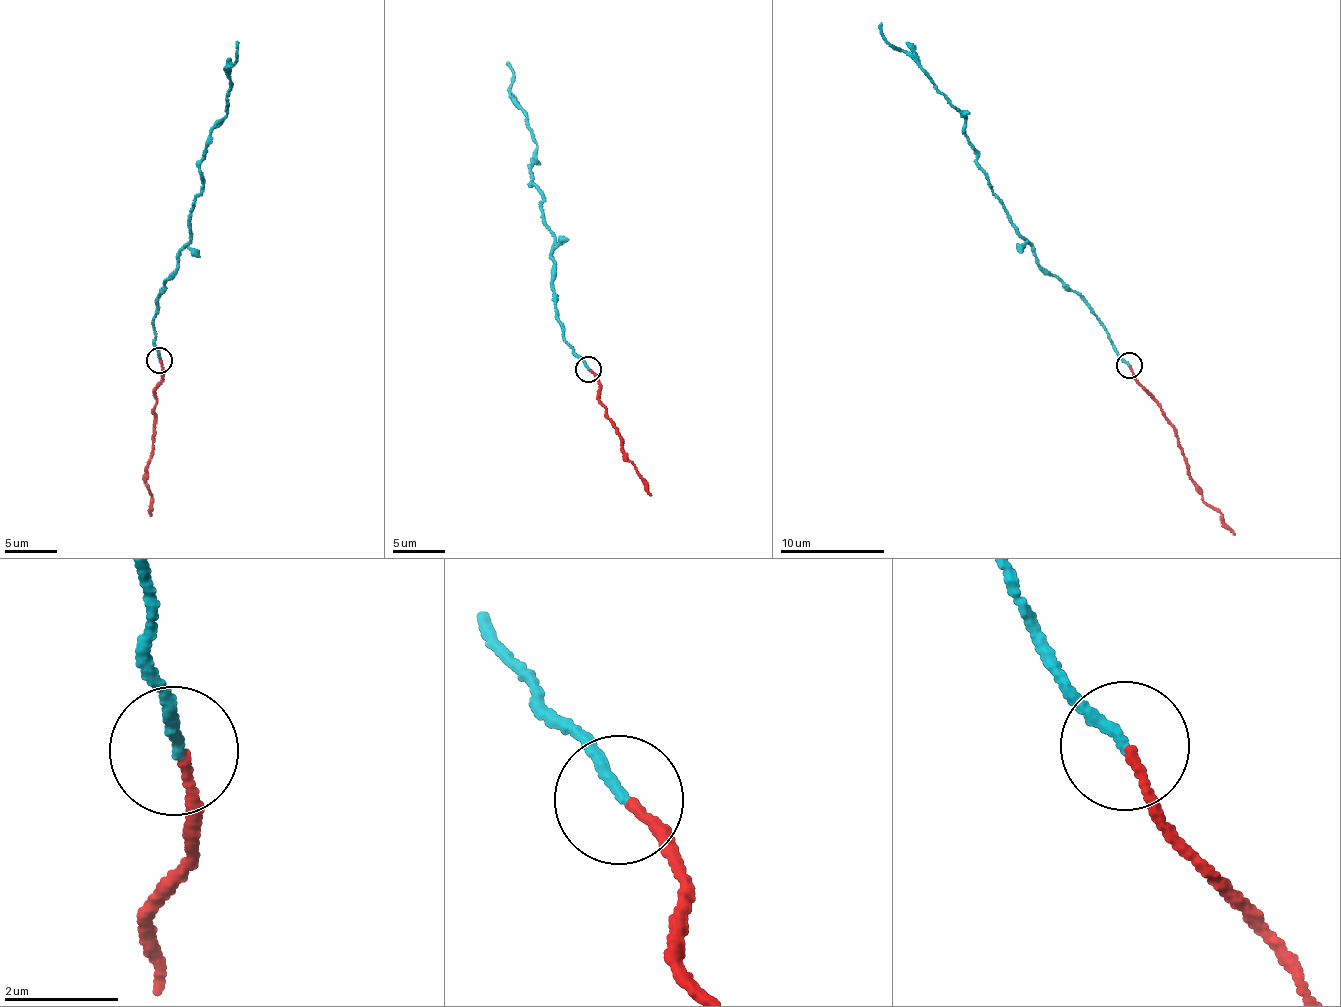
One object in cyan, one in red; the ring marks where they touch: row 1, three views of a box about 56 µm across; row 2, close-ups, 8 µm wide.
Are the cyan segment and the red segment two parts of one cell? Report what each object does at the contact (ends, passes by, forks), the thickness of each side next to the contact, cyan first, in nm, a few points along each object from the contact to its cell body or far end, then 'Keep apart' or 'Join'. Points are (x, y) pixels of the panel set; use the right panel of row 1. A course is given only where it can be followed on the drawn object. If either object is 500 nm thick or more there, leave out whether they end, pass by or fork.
At the ring cyan ends. At the ring red ends. Thickness 200 nm (cyan) against 150 nm. Course of cyan: (1129, 366), (1088, 304), (1037, 263), (976, 160), (965, 118), (922, 69), (883, 36), (880, 23). Course of red: (1130, 366), (1133, 377), (1158, 404), (1174, 430), (1187, 473), (1201, 498), (1219, 512), (1235, 535). Join

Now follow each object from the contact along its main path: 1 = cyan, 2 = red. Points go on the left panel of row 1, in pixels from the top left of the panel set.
1: (158, 361), (156, 304), (190, 239), (199, 160), (210, 128), (227, 114), (235, 42)
2: (161, 361), (163, 370), (153, 395), (151, 461), (144, 485), (151, 495), (148, 512), (152, 516)

